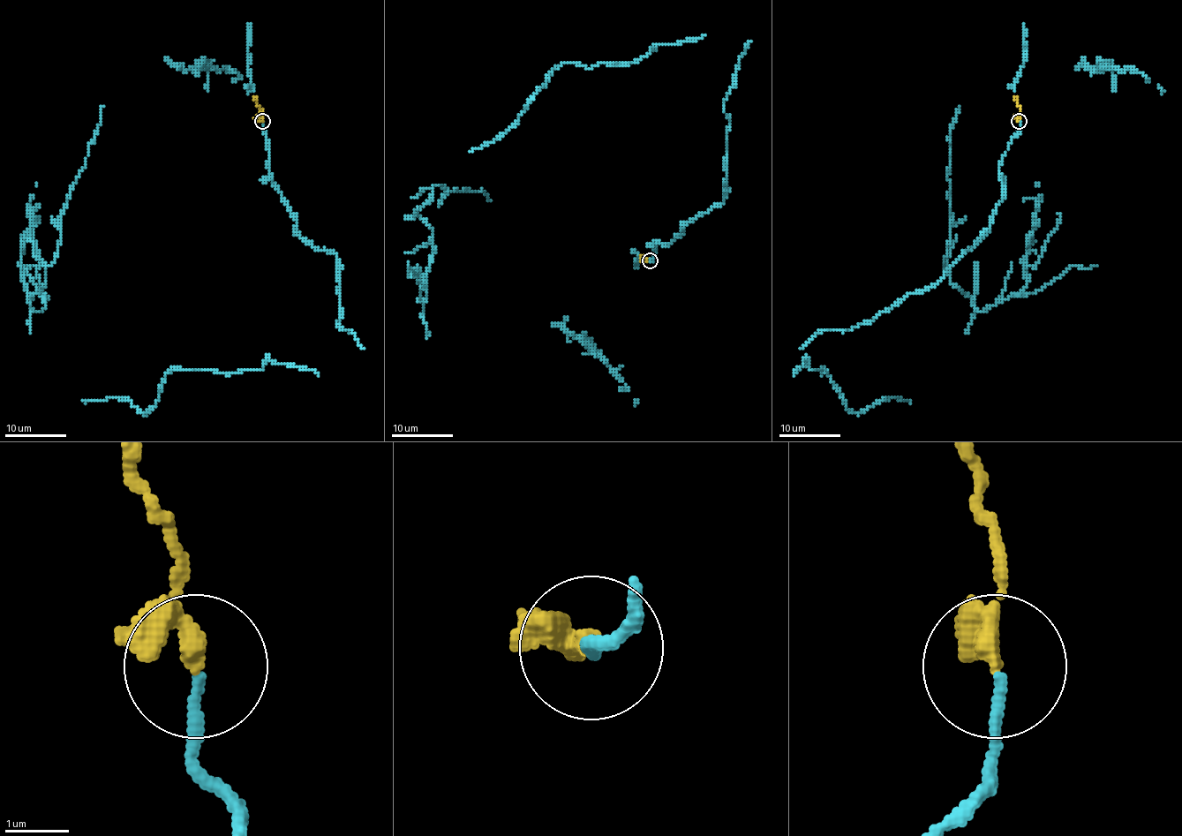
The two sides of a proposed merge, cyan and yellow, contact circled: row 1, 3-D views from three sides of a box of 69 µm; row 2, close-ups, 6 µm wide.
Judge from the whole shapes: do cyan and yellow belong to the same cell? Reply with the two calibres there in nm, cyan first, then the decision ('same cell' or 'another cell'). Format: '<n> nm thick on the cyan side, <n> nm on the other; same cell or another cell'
150 nm thick on the cyan side, 200 nm on the other; same cell

